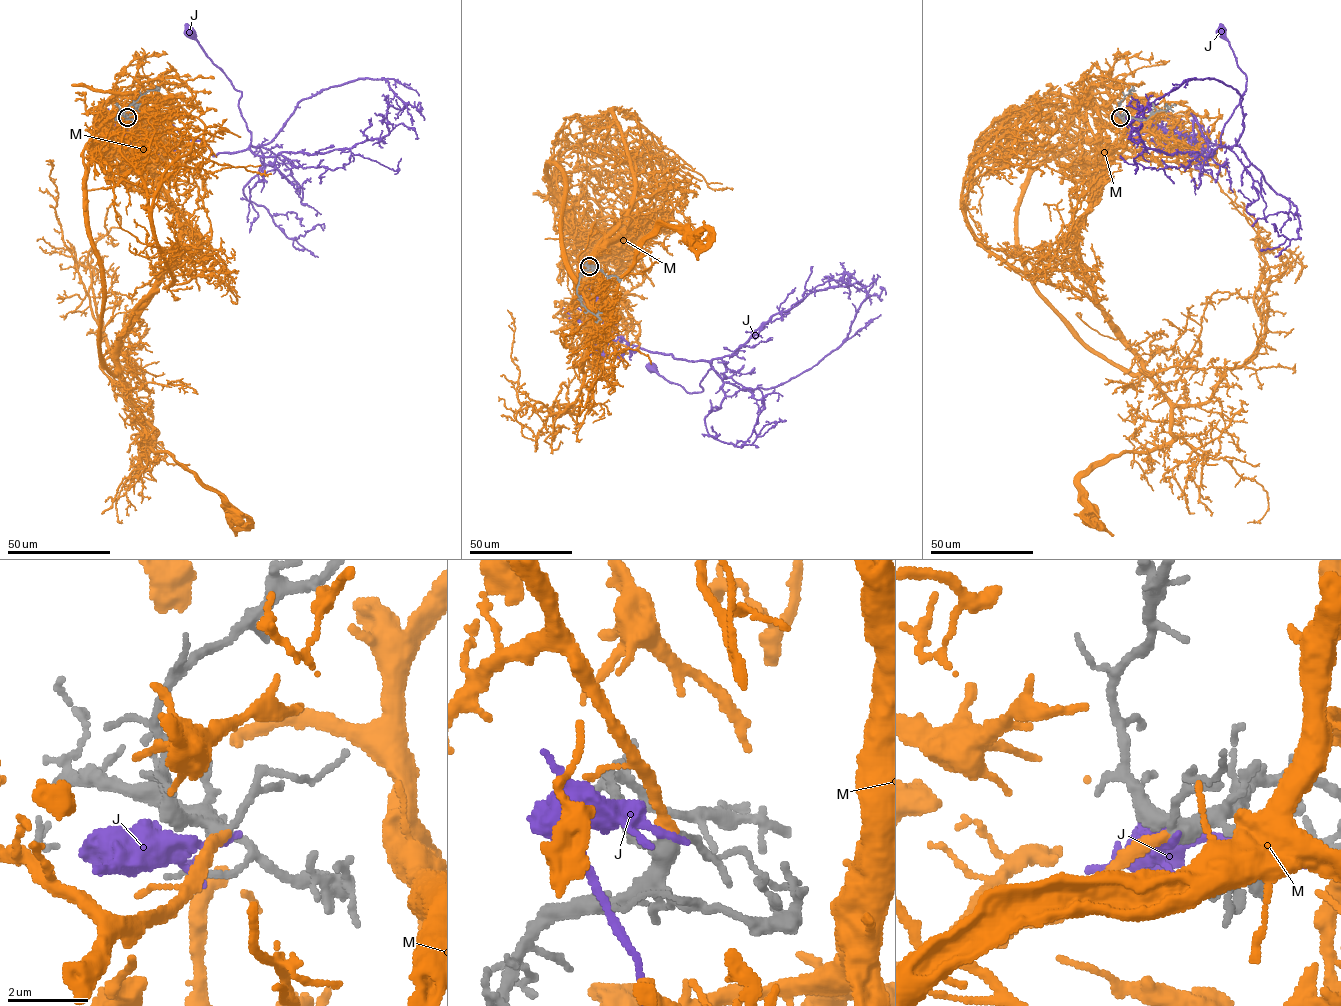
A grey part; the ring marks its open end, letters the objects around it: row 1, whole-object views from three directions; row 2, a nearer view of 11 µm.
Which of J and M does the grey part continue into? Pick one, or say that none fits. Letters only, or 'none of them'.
M

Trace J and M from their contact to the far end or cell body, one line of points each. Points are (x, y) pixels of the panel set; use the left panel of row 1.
J: (127, 118), (141, 141), (154, 134), (161, 113), (214, 156), (248, 147), (241, 92), (188, 31)
M: (127, 117), (121, 144), (179, 226), (172, 261), (121, 341), (133, 404), (63, 240), (45, 161)

